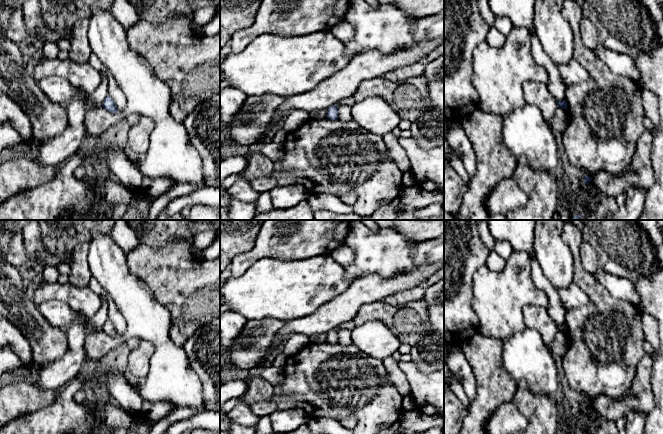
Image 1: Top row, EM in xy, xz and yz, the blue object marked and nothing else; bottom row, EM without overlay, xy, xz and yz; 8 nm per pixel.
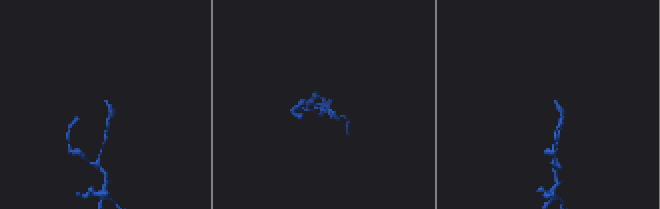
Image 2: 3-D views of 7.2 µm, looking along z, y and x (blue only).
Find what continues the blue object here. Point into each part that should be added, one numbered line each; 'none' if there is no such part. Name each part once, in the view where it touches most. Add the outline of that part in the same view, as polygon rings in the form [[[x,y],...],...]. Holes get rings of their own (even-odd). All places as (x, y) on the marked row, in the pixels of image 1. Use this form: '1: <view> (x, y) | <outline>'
none

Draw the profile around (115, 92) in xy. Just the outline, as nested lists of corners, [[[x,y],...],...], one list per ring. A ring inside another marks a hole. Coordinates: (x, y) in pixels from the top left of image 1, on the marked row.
[[[92,53],[88,63],[100,73],[106,73],[108,78],[108,95],[113,99],[117,109],[122,111],[126,108],[126,97],[122,89],[118,86],[114,78],[112,78],[106,67],[99,58]]]

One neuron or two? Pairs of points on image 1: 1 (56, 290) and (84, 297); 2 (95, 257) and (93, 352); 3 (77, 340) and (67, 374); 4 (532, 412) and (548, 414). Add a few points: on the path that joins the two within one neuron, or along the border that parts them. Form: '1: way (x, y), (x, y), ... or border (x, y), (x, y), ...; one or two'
1: way (63, 292), (77, 297); one
2: way (121, 285), (131, 295), (131, 330), (121, 338); one
3: way (76, 348), (76, 355), (68, 366); one
4: way (536, 412), (544, 414); one

